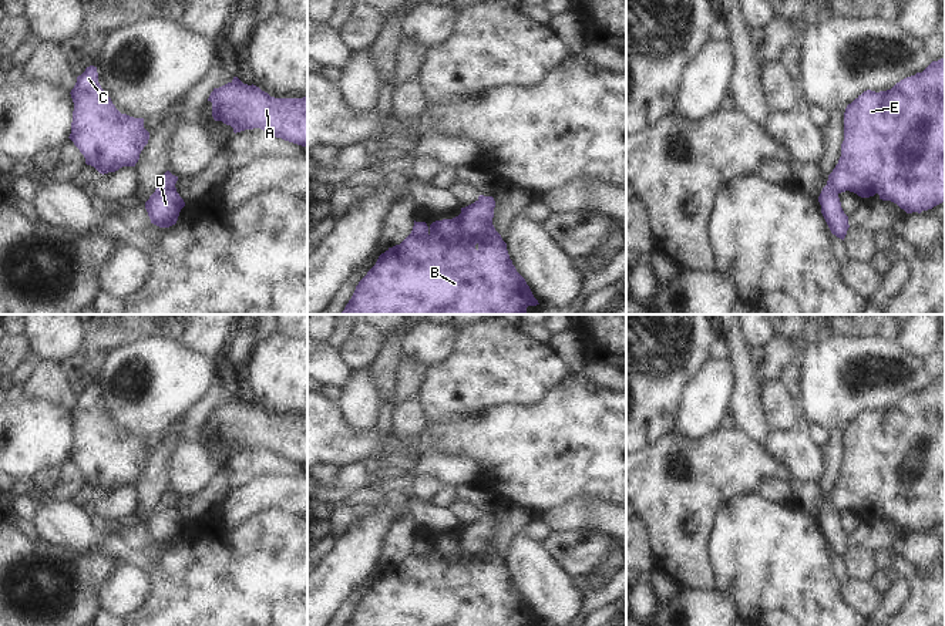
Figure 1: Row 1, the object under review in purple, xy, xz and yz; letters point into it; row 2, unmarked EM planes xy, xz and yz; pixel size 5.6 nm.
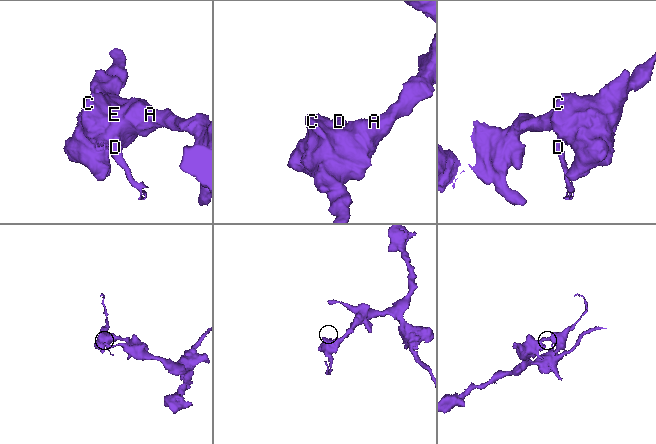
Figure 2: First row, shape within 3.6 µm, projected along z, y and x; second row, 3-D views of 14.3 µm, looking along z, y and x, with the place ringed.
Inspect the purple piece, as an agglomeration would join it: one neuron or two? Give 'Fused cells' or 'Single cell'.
Fused cells

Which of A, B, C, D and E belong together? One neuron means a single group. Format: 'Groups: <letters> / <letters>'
Groups: A B C E / D

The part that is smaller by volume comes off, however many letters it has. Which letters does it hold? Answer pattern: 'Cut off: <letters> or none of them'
Cut off: D

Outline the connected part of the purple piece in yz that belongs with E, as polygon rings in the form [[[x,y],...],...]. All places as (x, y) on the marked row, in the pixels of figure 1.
[[[945,57],[887,91],[867,90],[847,105],[838,164],[827,185],[861,198],[875,193],[907,213],[945,202]]]

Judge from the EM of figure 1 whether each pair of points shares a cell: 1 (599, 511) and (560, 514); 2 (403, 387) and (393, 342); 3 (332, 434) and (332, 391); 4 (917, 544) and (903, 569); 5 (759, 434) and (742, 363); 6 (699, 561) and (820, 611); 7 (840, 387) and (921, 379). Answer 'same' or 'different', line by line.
1: same
2: different
3: different
4: different
5: same
6: different
7: same

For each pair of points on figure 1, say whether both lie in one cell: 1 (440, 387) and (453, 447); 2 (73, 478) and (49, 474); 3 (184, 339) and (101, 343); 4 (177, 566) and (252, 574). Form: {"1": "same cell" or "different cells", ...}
{"1": "different cells", "2": "different cells", "3": "different cells", "4": "same cell"}

